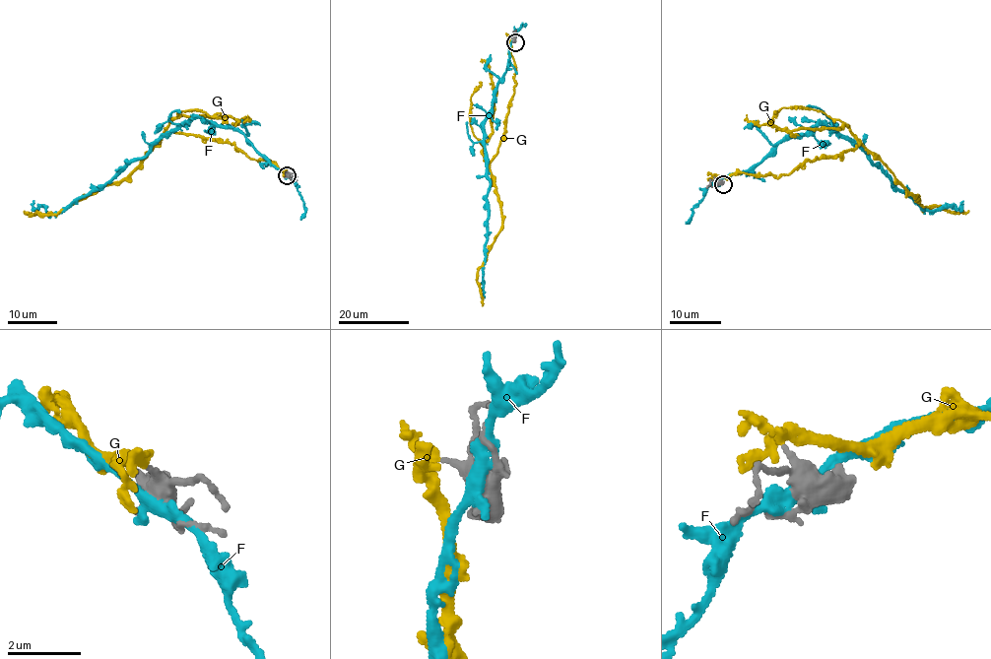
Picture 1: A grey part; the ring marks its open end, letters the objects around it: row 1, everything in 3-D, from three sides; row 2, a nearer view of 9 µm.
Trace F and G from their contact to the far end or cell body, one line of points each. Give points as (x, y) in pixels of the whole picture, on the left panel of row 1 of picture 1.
F: (292, 179), (237, 130), (197, 117), (180, 124), (120, 173), (54, 214), (35, 207), (33, 200)
G: (285, 170), (269, 160), (248, 157), (229, 142), (172, 131), (124, 177), (53, 214), (24, 211)

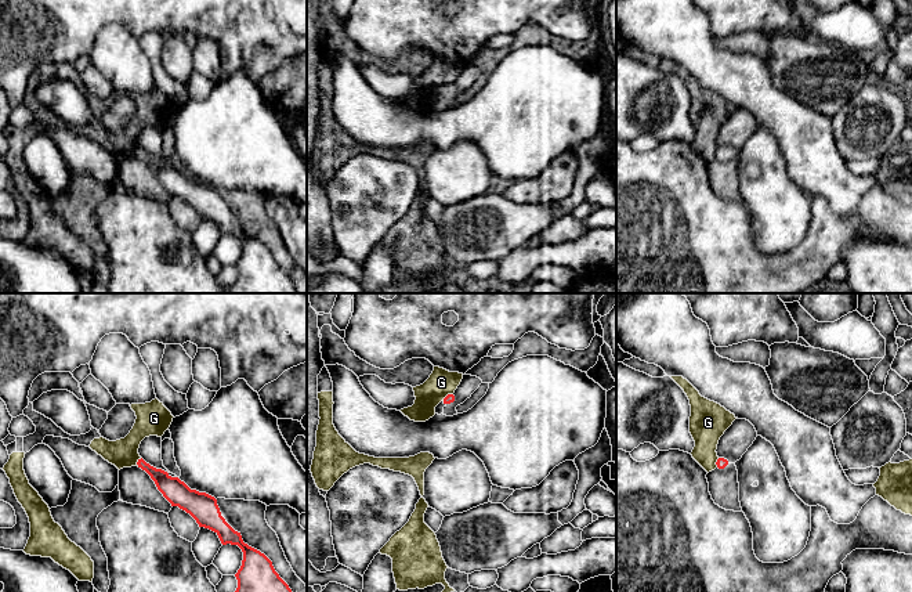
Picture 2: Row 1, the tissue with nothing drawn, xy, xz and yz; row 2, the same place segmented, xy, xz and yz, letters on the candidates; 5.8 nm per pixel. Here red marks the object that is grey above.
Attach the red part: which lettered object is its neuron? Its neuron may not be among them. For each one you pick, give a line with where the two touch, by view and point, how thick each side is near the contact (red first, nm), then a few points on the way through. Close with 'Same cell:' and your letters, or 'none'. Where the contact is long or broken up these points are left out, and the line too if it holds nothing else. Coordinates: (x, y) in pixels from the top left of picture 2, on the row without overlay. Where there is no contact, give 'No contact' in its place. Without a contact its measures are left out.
Same cell: none

